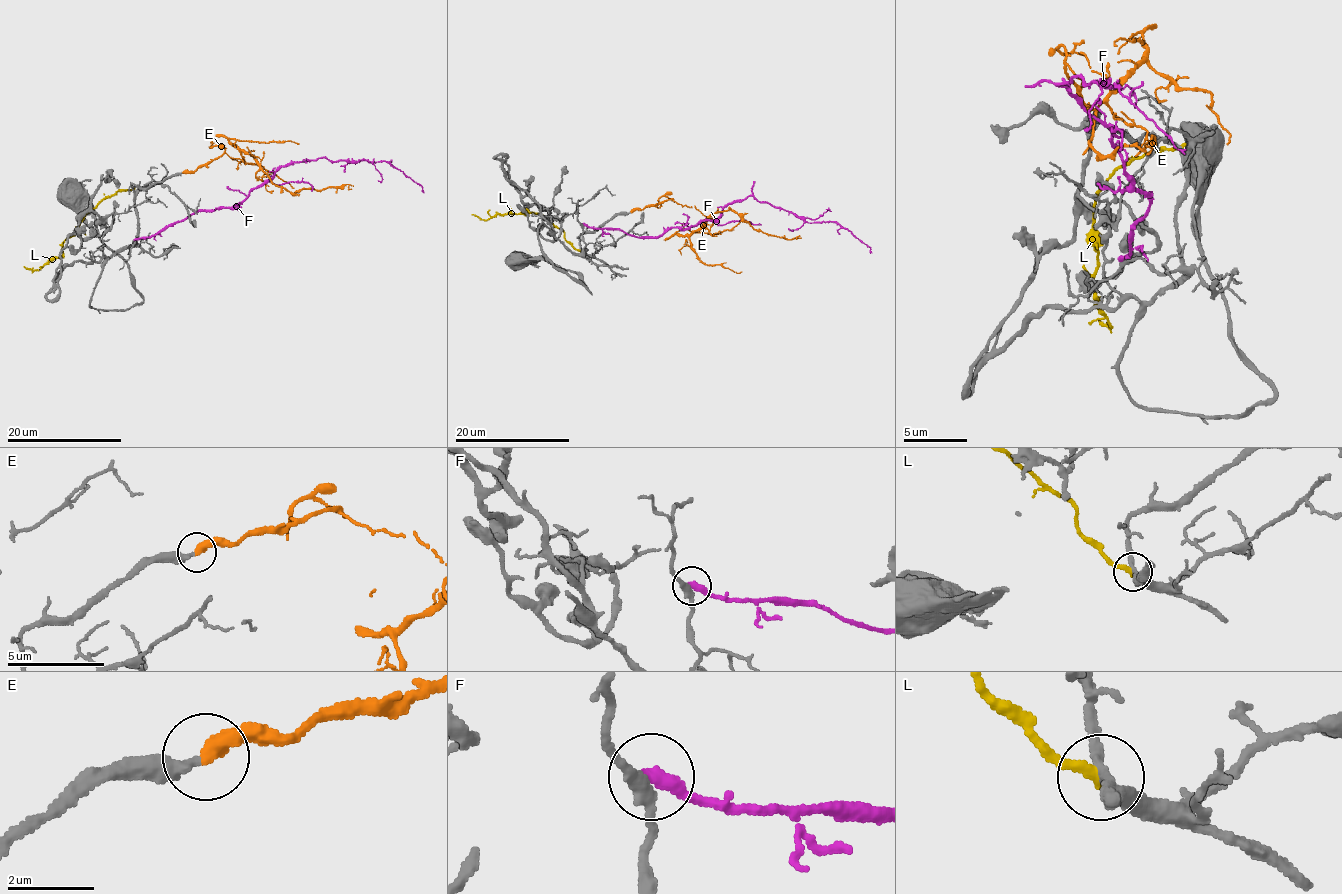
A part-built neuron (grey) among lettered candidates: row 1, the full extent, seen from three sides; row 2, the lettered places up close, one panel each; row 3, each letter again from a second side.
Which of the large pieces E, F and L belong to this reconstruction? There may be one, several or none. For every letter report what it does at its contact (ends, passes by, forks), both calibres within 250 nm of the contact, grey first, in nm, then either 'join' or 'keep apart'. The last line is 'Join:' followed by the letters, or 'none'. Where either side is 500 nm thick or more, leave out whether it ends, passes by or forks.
E: it ends; calibres 320 and 440 nm; join
F: it ends; calibres 320 and 360 nm; keep apart
L: it ends; calibres 260 and 280 nm; keep apart
Join: E

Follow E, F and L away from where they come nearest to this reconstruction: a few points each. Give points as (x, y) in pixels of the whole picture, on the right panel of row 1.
E: (1094, 109), (1065, 67), (1081, 83), (1091, 67), (1113, 90), (1145, 42), (1139, 32), (1142, 42), (1116, 45)
F: (1120, 259), (1148, 211), (1148, 195), (1129, 185), (1132, 176), (1113, 134), (1059, 83), (1116, 80), (1186, 150)
L: (1180, 147), (1158, 147), (1135, 157), (1120, 166), (1100, 185), (1094, 208), (1097, 300), (1110, 325), (1097, 319)

